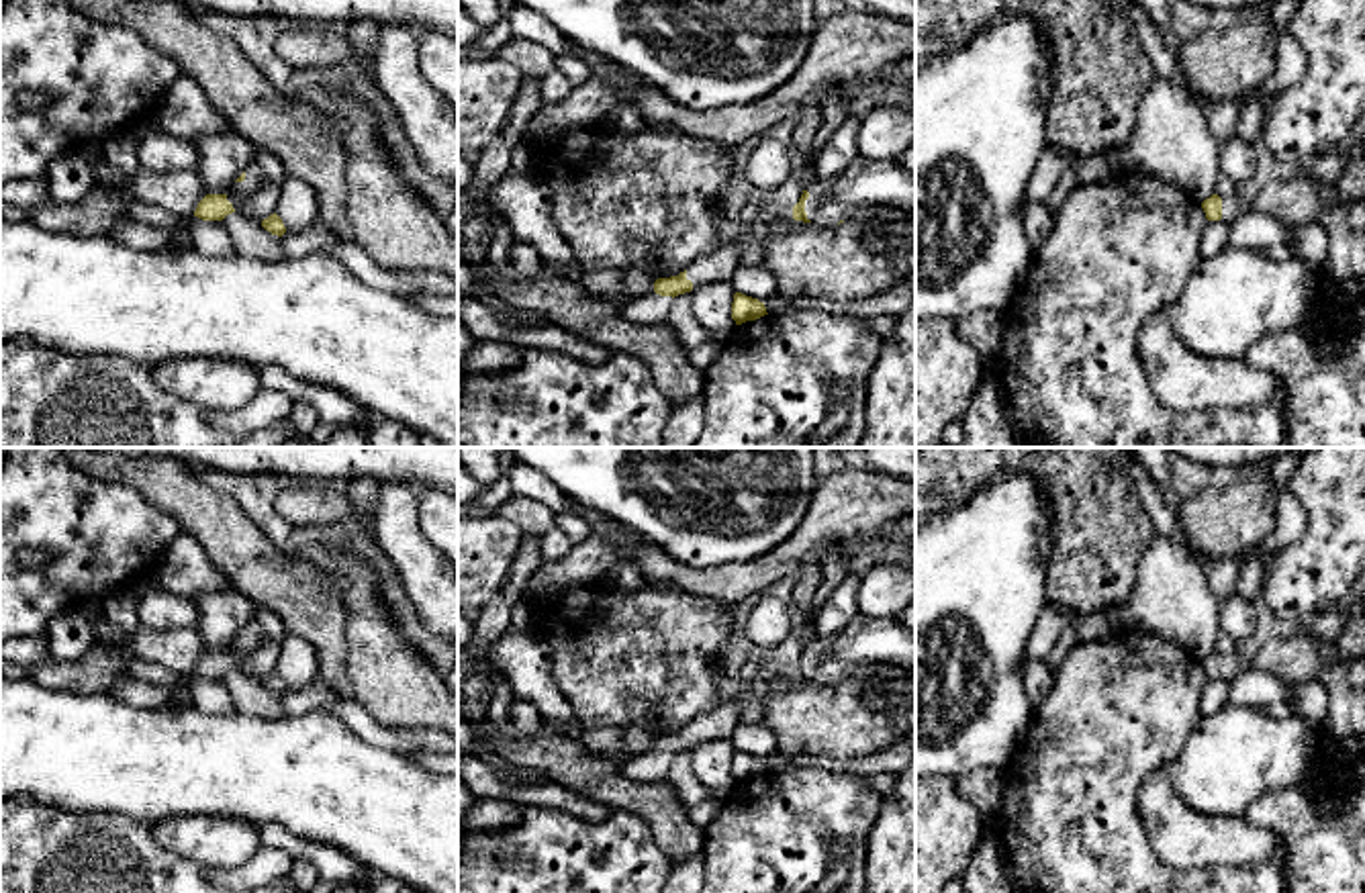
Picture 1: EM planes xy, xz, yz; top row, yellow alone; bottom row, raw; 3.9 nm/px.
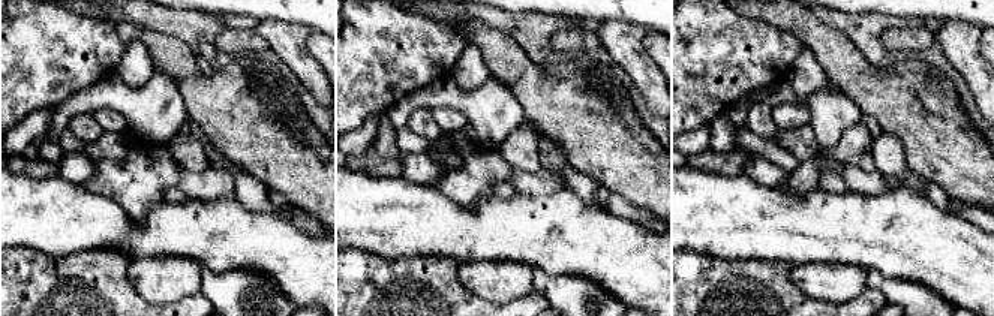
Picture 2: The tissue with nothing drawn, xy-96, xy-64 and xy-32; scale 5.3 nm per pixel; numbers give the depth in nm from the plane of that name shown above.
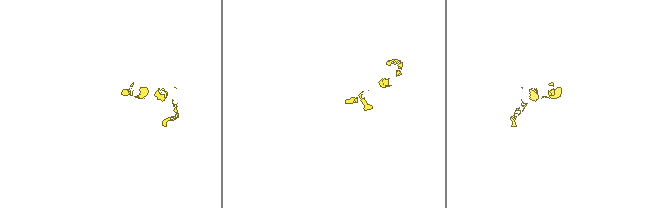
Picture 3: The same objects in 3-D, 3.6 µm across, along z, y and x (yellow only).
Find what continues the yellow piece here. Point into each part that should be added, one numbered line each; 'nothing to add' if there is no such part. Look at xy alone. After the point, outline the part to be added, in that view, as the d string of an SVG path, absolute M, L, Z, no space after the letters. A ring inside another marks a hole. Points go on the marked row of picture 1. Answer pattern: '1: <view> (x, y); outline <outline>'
1: xy (254, 176); outline M253 161L247 170L245 170L245 180L243 182L233 182L229 186L227 200L233 204L233 208L239 213L239 206L245 198L253 196L264 184L266 184L266 176L262 172L262 168Z

